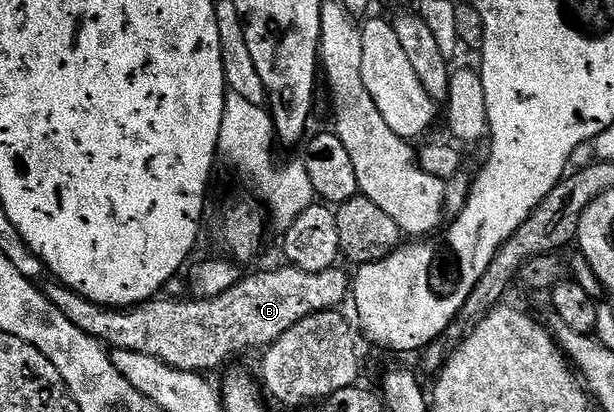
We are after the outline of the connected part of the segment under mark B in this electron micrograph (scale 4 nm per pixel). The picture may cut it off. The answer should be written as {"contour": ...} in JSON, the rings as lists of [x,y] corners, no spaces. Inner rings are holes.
{"contour":[[[286,267],[287,269],[271,269],[268,273],[255,273],[252,277],[244,276],[238,283],[229,291],[225,291],[221,295],[216,297],[204,297],[202,299],[186,299],[187,301],[179,301],[183,299],[169,299],[173,301],[163,301],[164,299],[152,299],[145,301],[141,305],[132,305],[130,307],[104,307],[93,303],[89,299],[85,299],[81,294],[74,293],[71,289],[68,289],[65,285],[58,283],[51,283],[51,286],[46,286],[45,292],[49,303],[53,303],[53,307],[57,307],[57,311],[61,311],[61,315],[65,315],[65,319],[69,319],[69,323],[73,323],[73,327],[81,327],[81,331],[85,331],[89,336],[98,339],[100,342],[106,343],[114,350],[124,349],[125,351],[137,351],[141,355],[153,355],[153,359],[161,359],[165,363],[169,363],[173,367],[178,369],[184,369],[190,373],[202,373],[206,374],[207,369],[219,369],[226,363],[230,357],[235,357],[238,353],[243,353],[246,349],[259,349],[262,350],[268,345],[272,345],[278,337],[285,335],[285,331],[289,331],[289,327],[293,327],[297,323],[301,323],[301,319],[305,319],[309,315],[314,313],[326,313],[328,311],[335,311],[340,308],[339,304],[343,300],[348,300],[349,294],[353,289],[353,281],[343,270],[343,267],[336,267],[334,269],[326,269],[325,271],[317,271],[316,273],[310,273],[309,271],[301,271],[294,267]]]}

